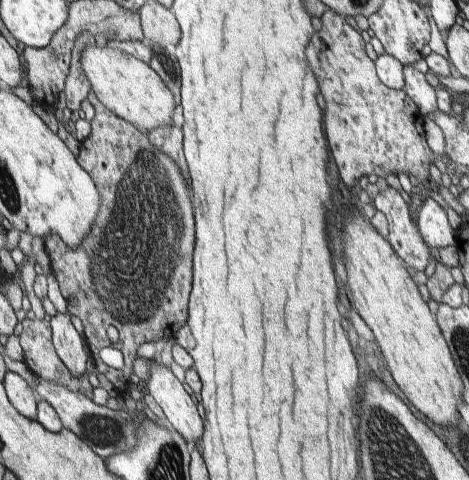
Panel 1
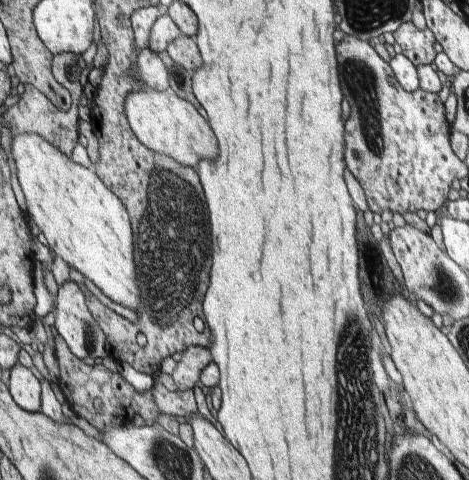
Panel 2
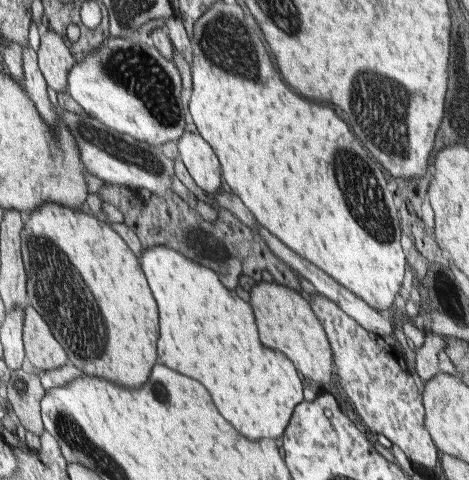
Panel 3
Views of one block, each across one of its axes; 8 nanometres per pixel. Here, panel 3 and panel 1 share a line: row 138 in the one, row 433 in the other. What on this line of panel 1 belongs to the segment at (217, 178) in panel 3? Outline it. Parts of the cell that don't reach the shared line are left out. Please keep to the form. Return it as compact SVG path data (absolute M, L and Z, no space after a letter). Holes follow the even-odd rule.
M163 364L151 366L143 392L151 394L151 398L163 410L167 426L179 432L187 444L193 446L195 442L203 440L205 422L201 422L195 402L185 392L181 382L171 374L171 370L167 370Z

